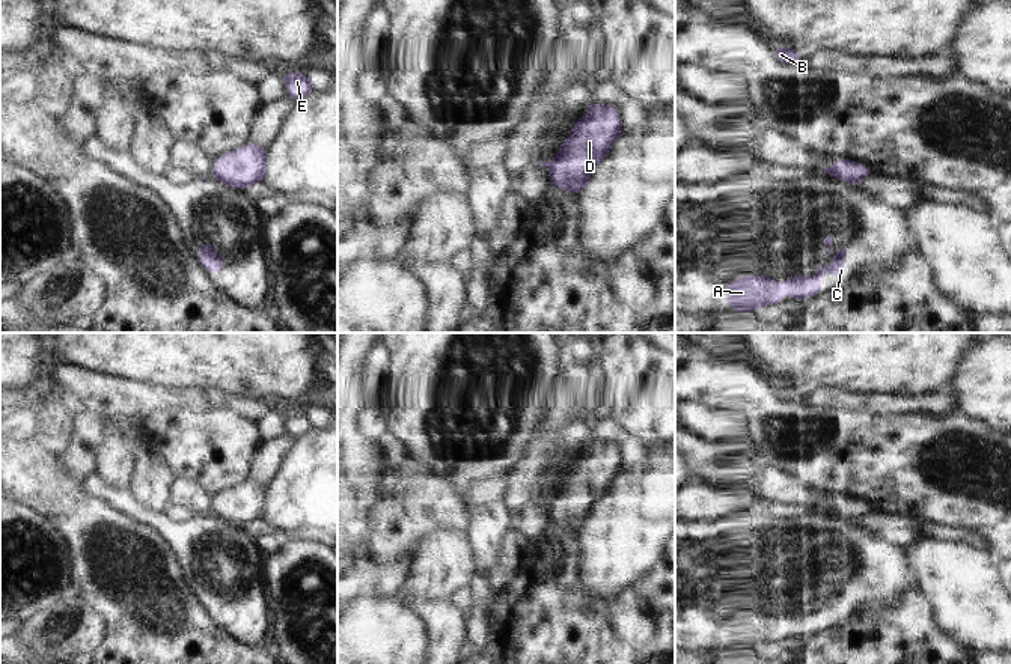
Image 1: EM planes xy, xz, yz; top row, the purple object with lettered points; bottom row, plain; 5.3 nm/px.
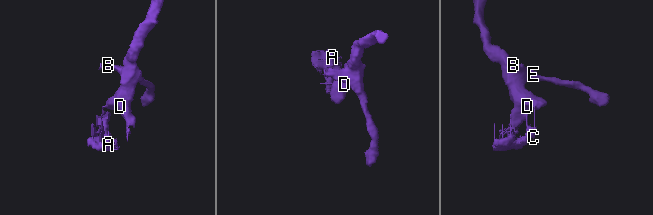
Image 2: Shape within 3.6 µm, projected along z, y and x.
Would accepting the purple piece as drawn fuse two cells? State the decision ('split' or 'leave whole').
split

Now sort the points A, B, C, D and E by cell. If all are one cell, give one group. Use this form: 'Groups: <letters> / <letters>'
Groups: A C / B D E.

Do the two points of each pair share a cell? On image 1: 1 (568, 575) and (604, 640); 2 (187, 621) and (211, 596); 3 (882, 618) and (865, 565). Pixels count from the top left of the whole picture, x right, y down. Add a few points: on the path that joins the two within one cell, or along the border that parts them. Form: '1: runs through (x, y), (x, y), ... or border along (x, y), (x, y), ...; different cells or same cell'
1: border along (561, 572), (567, 584), (580, 578); different cells
2: border along (186, 574), (211, 616), (228, 630); different cells
3: border along (907, 581), (894, 593), (871, 596), (847, 618); different cells

